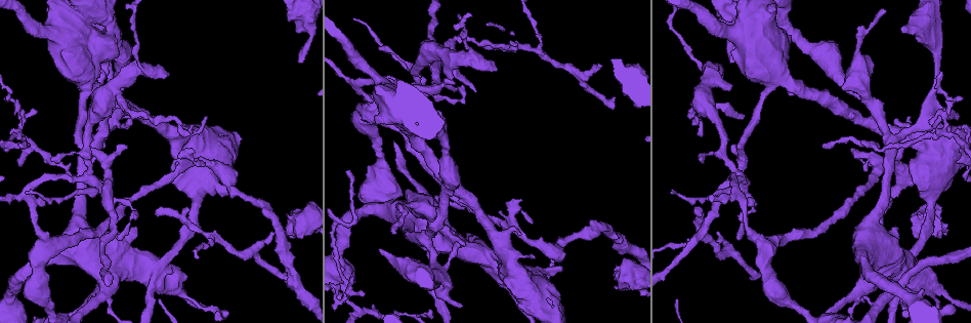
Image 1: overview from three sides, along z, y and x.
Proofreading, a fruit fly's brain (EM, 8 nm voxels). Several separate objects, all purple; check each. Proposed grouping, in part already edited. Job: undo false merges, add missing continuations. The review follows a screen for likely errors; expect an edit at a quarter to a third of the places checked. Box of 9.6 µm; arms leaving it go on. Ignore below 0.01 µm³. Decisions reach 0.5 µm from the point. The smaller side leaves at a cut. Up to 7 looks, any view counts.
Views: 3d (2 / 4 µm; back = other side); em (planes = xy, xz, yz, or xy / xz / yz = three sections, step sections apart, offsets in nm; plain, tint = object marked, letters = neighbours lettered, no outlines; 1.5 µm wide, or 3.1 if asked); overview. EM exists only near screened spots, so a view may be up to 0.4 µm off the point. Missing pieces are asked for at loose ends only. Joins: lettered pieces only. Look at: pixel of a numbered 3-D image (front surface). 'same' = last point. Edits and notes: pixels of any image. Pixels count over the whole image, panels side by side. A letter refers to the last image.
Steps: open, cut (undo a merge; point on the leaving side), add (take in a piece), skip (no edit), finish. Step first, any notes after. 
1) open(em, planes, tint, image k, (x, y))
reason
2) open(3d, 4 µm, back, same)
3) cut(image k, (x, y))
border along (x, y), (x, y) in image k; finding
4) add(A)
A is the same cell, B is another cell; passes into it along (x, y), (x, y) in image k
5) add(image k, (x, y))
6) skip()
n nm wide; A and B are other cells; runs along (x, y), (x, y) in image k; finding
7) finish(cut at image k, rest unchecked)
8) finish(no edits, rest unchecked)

open(3d, 4 µm, image 1, (952, 306))
stops while still wide

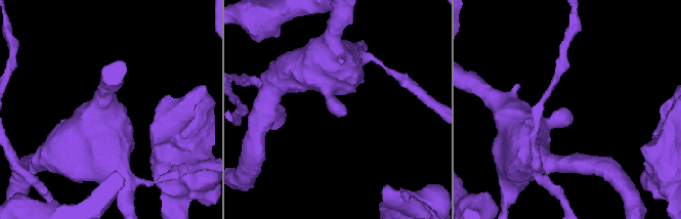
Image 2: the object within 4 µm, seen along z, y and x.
open(em, planes, letters, image 2, (569, 115))

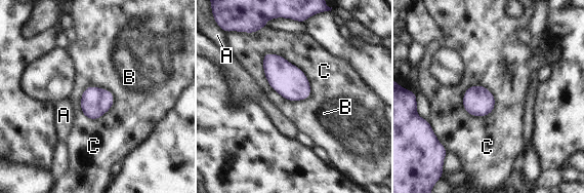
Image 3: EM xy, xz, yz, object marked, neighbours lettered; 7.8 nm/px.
skip()
240 nm wide; A, B and C are other cells; border along (265, 52), (305, 75), (307, 99) in image 3; no lettered piece goes on from it

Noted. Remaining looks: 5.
open(3d, 4 µm, image 1, (114, 116))
thin neck

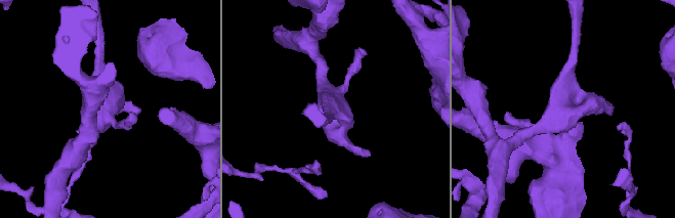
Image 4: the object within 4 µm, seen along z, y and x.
open(em, planes, letters, image 4, (558, 111))
4 arms

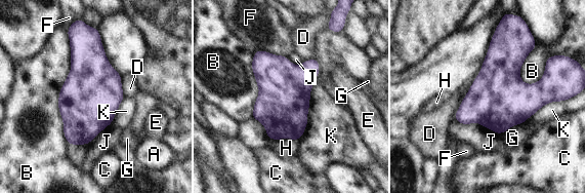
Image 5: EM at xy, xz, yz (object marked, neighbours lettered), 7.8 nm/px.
skip()
A, B, C, D, E, F, G, H, J and K are other cells; border along (453, 117), (500, 134) in image 5; continuous, no second cell

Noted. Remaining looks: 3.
open(em, planes, letters, image 1, (206, 116))
tapers out

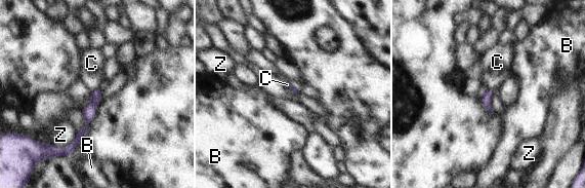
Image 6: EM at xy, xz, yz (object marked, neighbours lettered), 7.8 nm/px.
skip()
B, C and Z are other cells; border along (100, 88), (91, 90) in image 6; no lettered piece goes on from it

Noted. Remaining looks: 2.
finish(no edits, rest unchecked)

